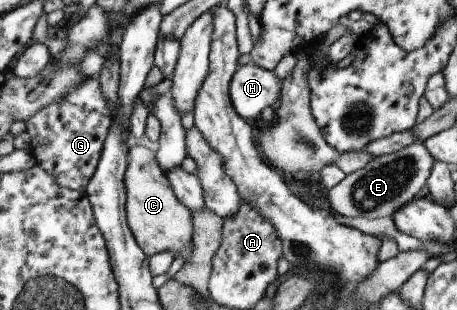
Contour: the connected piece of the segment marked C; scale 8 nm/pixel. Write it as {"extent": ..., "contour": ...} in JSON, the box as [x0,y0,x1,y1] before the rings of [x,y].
{"extent":[125,145,194,262],"contour":[[[132,145],[129,149],[129,168],[125,183],[129,225],[138,244],[149,257],[161,252],[172,252],[174,258],[182,258],[184,262],[188,262],[194,256],[193,212],[174,192],[165,169],[157,160],[157,154],[144,146]]]}

